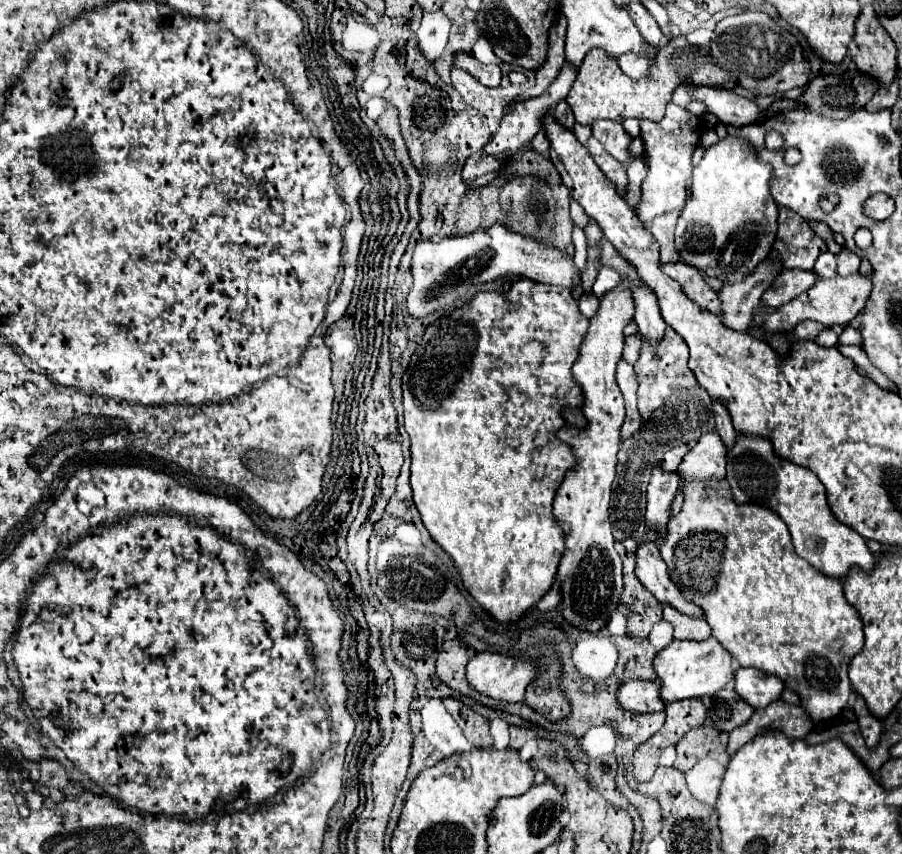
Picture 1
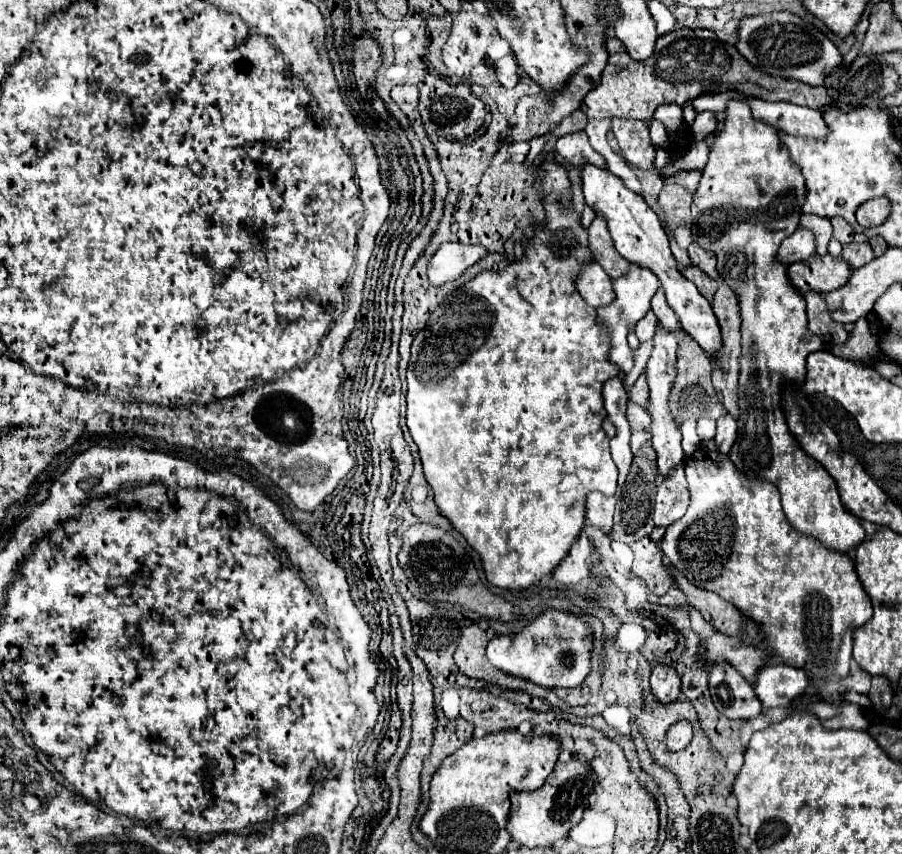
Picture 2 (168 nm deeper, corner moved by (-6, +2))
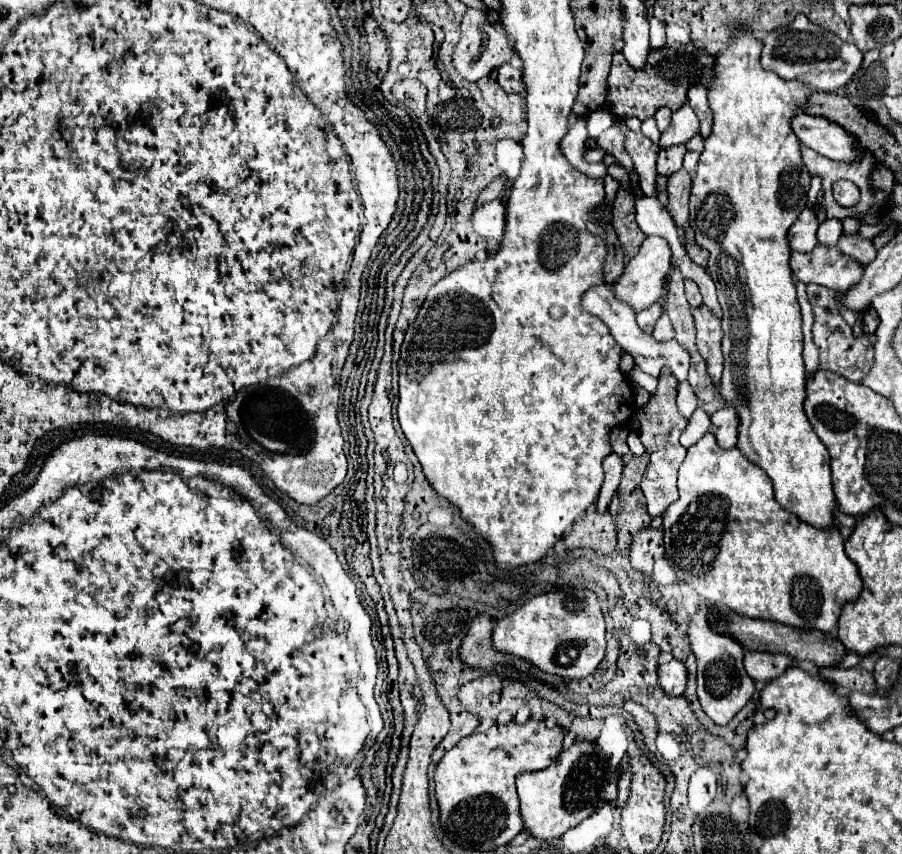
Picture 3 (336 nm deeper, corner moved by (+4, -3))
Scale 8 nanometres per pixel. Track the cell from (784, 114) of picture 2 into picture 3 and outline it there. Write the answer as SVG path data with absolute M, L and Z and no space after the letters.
M798 114L792 120L792 128L804 146L830 160L856 162L862 158L862 152L866 152L864 148L854 146L854 138L850 136L850 132L822 116Z

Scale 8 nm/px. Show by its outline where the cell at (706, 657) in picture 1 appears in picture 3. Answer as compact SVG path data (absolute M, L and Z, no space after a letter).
M746 652L744 666L752 680L756 682L768 682L784 674L784 670L790 666L792 656L788 654L770 654L770 652Z

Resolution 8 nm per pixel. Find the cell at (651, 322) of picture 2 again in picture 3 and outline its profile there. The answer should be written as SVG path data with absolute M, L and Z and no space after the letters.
M660 300L658 304L652 304L652 306L644 308L642 312L638 312L638 314L636 314L638 326L640 326L646 334L650 334L650 332L654 330L656 320L662 316L662 312L664 312L664 302L662 302L662 300Z

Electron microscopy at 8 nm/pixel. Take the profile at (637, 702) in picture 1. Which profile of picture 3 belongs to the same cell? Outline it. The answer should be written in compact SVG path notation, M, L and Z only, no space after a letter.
M670 660L668 664L660 664L658 678L660 678L660 686L664 688L666 694L680 696L688 682L688 670L680 660Z

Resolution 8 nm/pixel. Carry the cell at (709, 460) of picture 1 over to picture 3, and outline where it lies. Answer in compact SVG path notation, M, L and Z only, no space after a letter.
M732 406L722 408L712 414L712 434L716 436L716 440L722 448L736 446L738 424L740 424L740 418L736 416L736 410Z

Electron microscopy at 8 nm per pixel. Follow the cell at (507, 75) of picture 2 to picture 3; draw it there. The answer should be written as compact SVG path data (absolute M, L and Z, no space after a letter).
M504 64L504 66L498 70L498 84L500 84L506 92L524 94L522 68L514 68L512 64Z

